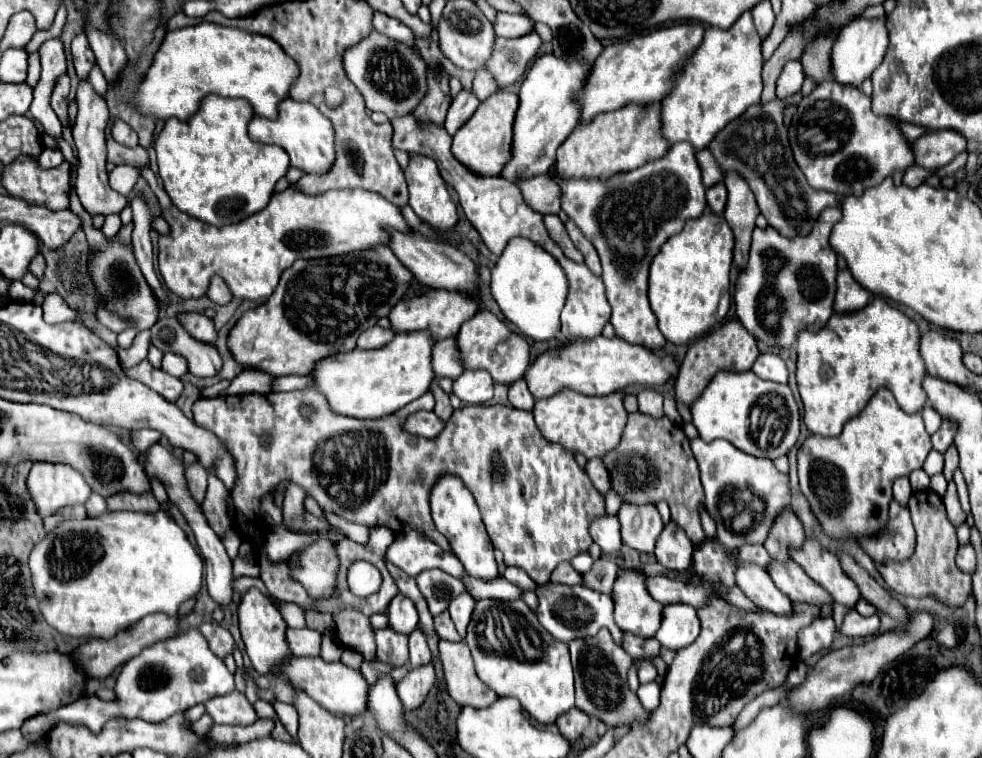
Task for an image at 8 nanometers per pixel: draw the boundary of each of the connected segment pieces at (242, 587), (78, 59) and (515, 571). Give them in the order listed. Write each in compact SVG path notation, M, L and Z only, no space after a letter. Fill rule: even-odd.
M240 576L240 578L236 580L236 590L238 590L238 594L244 594L244 592L246 592L246 590L250 590L252 586L260 588L262 592L266 590L266 588L264 588L264 582L262 582L260 578L248 578L248 576Z
M76 36L76 38L72 40L72 60L74 60L76 74L78 74L82 80L86 80L88 74L90 74L90 70L92 70L92 66L96 64L94 52L92 52L92 48L88 46L86 36Z
M510 566L510 568L506 568L506 572L504 572L504 578L506 580L510 580L512 584L516 584L516 586L520 586L520 588L524 588L524 590L536 590L536 582L522 570L522 568L516 568L516 566Z

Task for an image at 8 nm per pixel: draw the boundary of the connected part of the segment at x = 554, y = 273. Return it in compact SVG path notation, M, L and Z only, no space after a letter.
M512 238L508 242L492 270L492 294L504 316L526 336L534 340L552 340L562 336L560 312L568 296L568 278L558 260L540 248L540 244L534 244L528 238Z

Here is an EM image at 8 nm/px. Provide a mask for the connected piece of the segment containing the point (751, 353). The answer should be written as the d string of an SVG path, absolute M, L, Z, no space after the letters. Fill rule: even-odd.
M730 320L726 324L722 324L720 328L716 328L714 332L706 334L706 338L696 340L680 366L680 372L674 380L674 392L676 392L676 402L684 404L684 406L692 406L696 402L696 398L702 394L702 390L706 388L708 380L712 380L712 376L718 370L734 370L734 372L744 372L750 370L754 360L758 358L758 348L756 348L756 338L752 338L752 334L748 334L748 330L738 322L738 320Z

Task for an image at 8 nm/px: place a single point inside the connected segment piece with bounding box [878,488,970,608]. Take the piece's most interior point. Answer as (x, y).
(930, 572)

